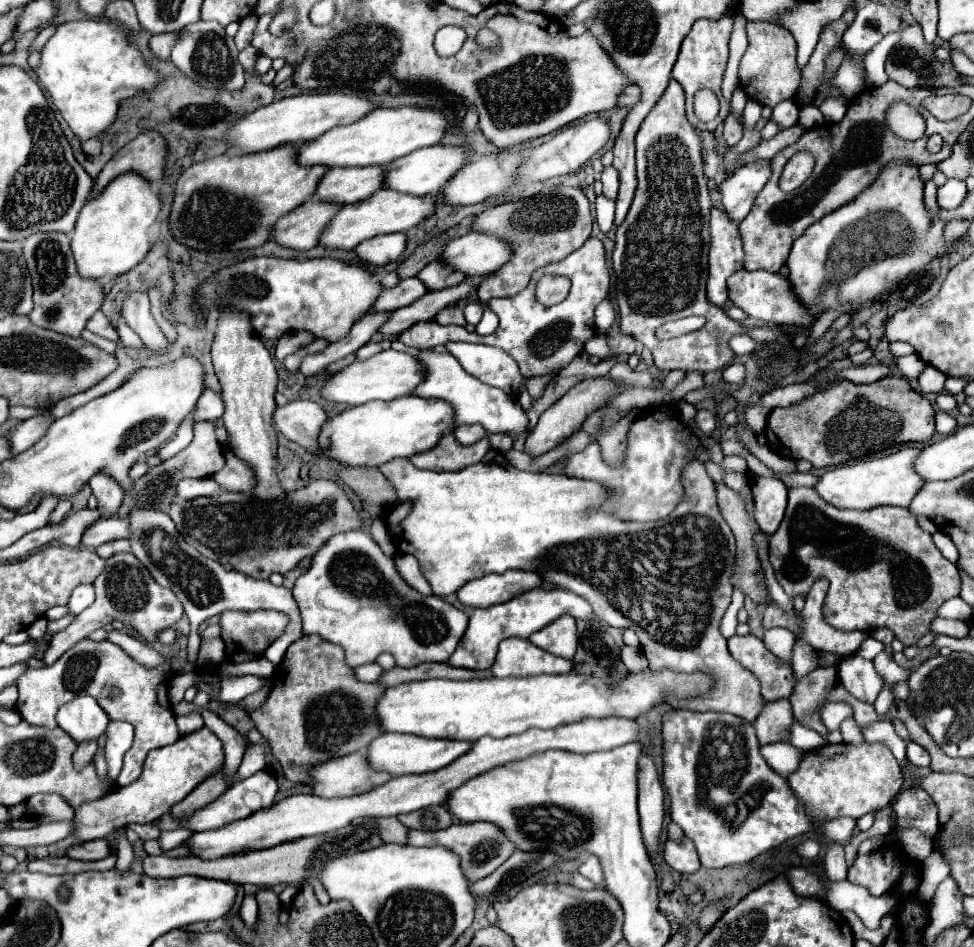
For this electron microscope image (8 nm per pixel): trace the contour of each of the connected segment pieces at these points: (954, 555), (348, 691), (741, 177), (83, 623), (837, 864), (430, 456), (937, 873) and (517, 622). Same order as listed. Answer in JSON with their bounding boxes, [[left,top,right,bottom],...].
[[934,532,958,562],[250,636,384,784],[720,160,770,224],[42,552,184,666],[824,844,846,882],[408,430,490,472],[918,850,950,903],[446,588,596,670]]

